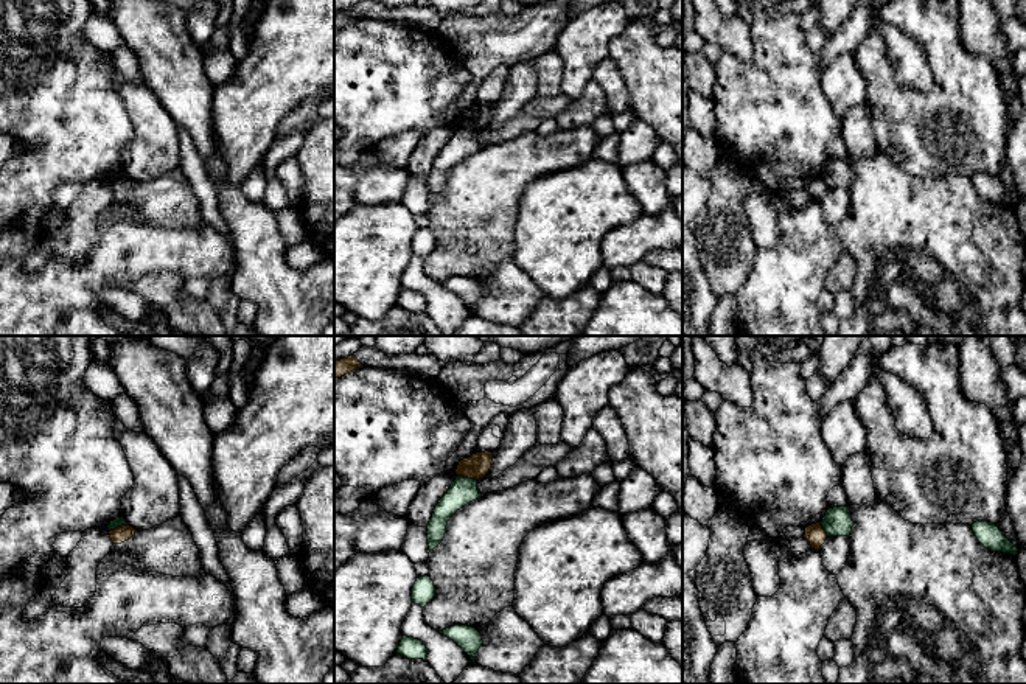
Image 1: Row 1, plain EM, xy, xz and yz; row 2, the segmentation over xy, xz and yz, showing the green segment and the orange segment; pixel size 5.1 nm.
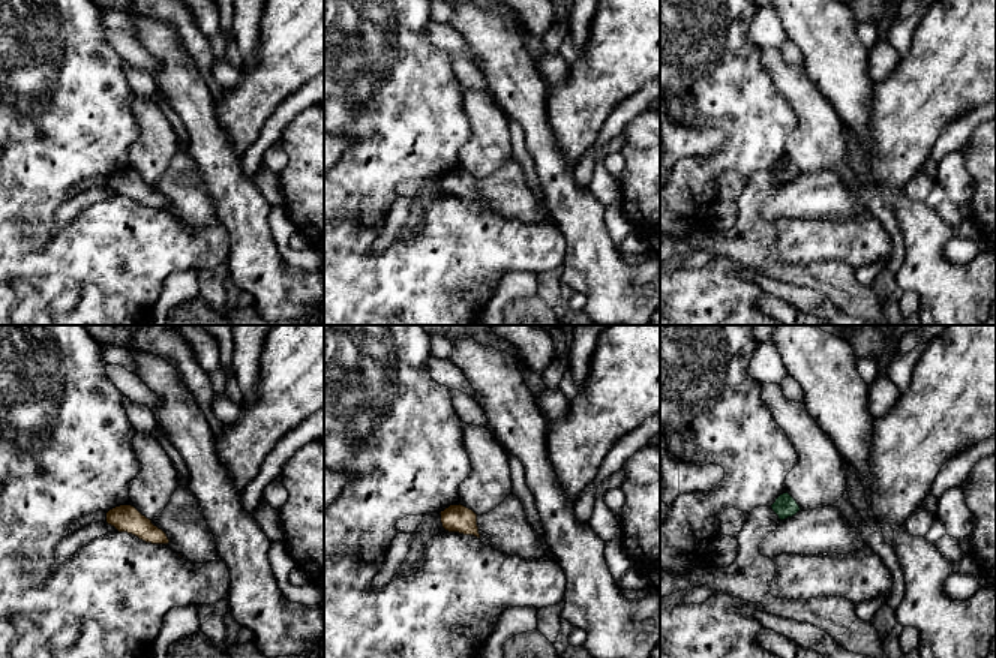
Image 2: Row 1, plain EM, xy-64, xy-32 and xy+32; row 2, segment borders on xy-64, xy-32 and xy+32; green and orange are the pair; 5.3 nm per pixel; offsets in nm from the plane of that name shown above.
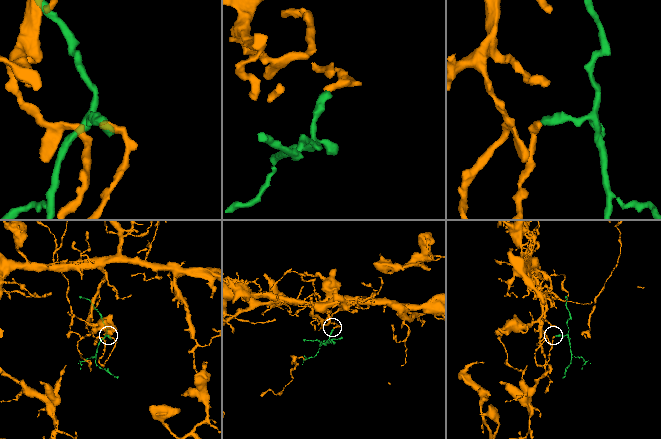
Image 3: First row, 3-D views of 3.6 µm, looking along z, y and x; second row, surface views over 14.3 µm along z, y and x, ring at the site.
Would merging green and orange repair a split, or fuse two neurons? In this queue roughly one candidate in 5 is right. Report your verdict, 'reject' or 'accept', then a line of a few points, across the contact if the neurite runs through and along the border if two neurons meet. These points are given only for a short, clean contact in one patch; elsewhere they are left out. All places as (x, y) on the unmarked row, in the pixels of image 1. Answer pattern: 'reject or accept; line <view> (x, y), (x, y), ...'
reject; line xz (457, 126), (476, 132)

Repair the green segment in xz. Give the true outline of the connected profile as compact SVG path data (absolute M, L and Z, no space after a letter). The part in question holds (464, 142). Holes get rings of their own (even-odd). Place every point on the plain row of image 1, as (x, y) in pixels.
M457 127L449 141L438 152L432 169L428 176L429 202L438 199L446 185L446 177L451 168L466 155L479 151L482 146L477 141L477 132Z

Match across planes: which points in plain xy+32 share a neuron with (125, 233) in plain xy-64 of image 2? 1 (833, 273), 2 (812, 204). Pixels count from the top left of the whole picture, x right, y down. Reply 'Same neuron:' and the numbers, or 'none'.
Same neuron: none

